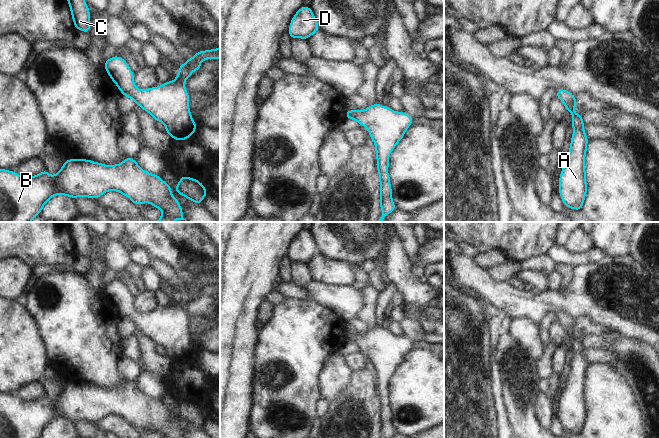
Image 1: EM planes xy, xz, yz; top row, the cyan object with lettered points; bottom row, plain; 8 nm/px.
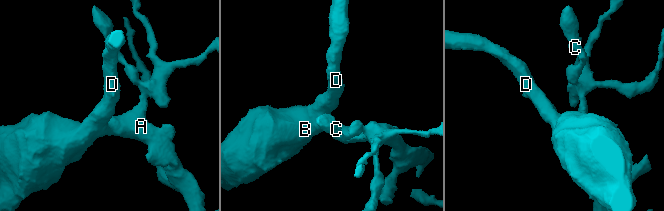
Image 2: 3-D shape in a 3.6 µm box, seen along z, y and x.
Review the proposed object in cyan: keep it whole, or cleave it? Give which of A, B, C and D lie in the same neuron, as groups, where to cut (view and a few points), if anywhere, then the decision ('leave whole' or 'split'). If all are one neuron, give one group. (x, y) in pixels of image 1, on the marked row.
A B C D; no cut; leave whole

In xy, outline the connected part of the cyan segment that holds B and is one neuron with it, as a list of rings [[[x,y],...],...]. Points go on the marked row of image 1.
[[[125,157],[121,164],[111,166],[87,159],[67,159],[55,176],[45,169],[38,175],[25,178],[22,175],[0,169],[0,222],[31,222],[39,215],[43,206],[55,195],[71,198],[89,197],[98,199],[104,193],[114,190],[131,199],[137,206],[149,202],[162,210],[157,222],[185,220],[178,200],[171,195],[171,188],[158,174],[144,171],[136,159]]]

